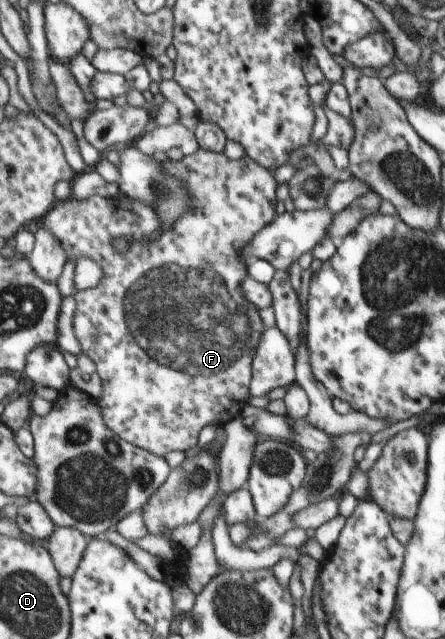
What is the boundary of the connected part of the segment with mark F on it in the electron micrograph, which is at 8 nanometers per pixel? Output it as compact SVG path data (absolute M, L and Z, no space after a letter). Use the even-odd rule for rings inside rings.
M198 149L194 154L185 156L180 161L168 159L161 164L161 168L168 177L181 181L189 195L191 205L183 215L176 218L173 227L160 232L161 235L155 242L152 242L150 234L155 230L160 230L163 226L157 210L146 201L134 200L132 196L122 194L118 196L94 195L85 201L70 197L66 202L60 201L60 204L55 206L55 210L49 212L42 227L50 229L61 240L67 252L67 260L72 257L76 262L77 258L90 257L98 262L103 270L102 280L94 288L83 291L76 290L74 294L76 310L73 316L73 331L81 344L82 352L95 362L97 373L101 378L103 394L99 403L103 408L105 423L125 441L166 458L169 452L187 451L192 446L196 446L196 438L204 426L208 426L208 424L223 426L234 418L242 416L241 412L248 404L248 398L252 395L249 389L253 373L252 361L263 328L259 309L242 294L241 285L249 276L248 266L250 262L243 262L241 253L249 242L257 236L258 232L262 231L278 216L275 206L277 202L276 188L279 184L276 183L271 171L252 160L248 155L235 160L229 159L224 153L215 153L204 149ZM117 236L124 236L130 240L130 249L125 254L118 254L110 245L110 241ZM145 237L148 237L150 242L144 242Z

